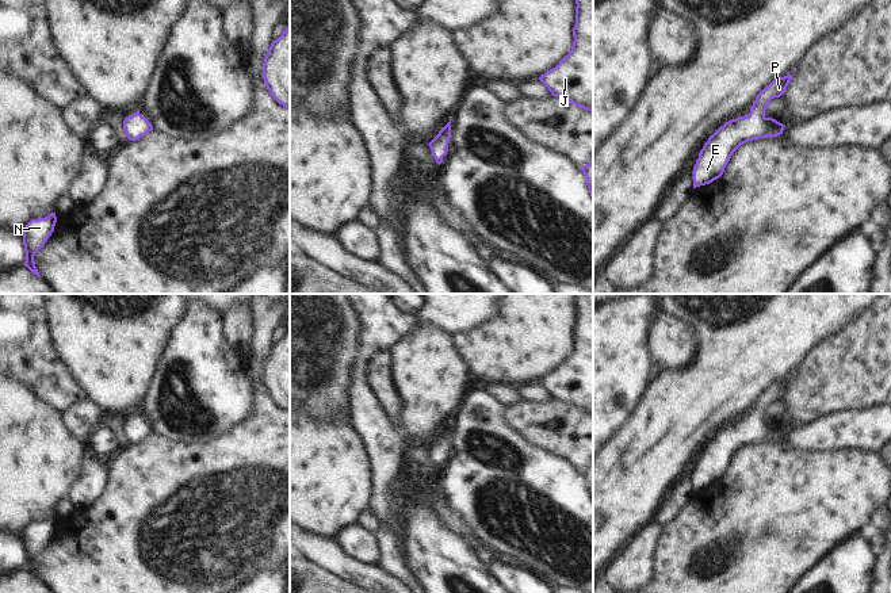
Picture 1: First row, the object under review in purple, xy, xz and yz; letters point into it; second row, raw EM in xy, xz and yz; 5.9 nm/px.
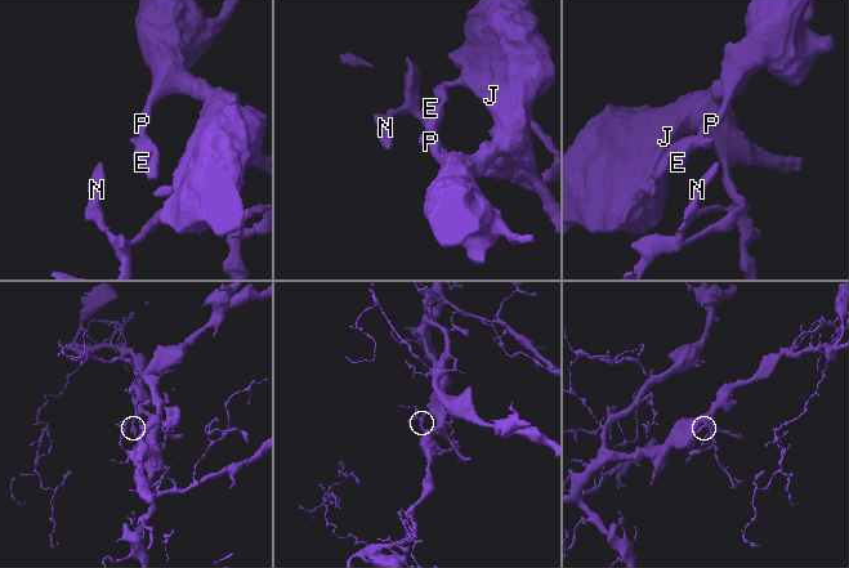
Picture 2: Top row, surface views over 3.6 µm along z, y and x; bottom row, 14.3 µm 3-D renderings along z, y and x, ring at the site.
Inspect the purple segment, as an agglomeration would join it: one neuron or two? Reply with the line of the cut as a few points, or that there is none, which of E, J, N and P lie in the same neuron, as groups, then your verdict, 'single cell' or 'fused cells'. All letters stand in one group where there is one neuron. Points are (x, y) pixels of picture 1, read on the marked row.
no cut | E J N P | single cell

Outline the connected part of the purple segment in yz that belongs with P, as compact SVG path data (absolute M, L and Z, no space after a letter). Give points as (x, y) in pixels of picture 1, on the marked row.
M791 73L775 79L758 93L747 116L731 119L710 135L692 171L693 188L719 179L733 153L741 145L757 138L783 134L785 126L773 118L766 118L765 110L772 99L780 97L785 92L791 80Z

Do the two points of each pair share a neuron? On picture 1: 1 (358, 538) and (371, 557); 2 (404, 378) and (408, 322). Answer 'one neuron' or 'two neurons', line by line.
1: one neuron
2: two neurons

